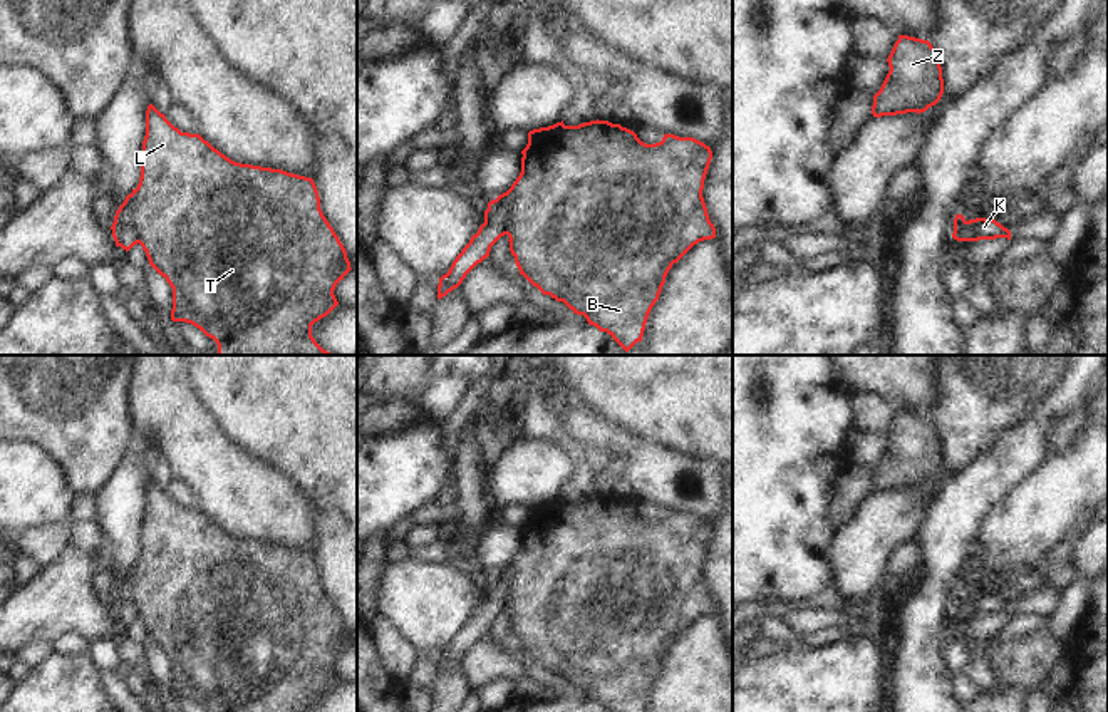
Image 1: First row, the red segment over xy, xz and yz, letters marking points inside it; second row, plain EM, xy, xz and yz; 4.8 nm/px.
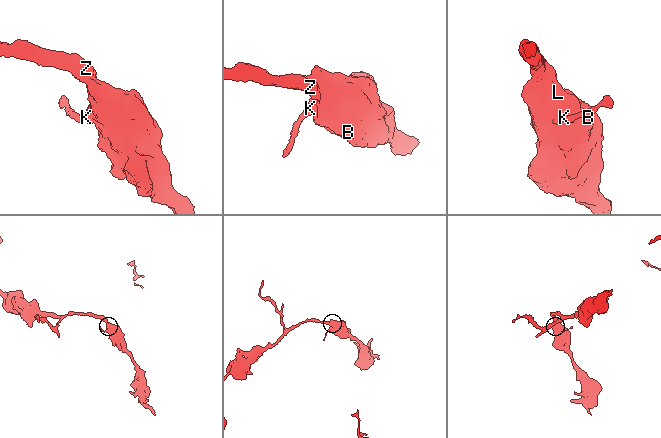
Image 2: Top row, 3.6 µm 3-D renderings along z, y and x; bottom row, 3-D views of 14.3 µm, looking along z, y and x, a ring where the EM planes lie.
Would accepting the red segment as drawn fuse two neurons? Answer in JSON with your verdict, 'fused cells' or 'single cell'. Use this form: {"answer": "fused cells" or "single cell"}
{"answer": "fused cells"}

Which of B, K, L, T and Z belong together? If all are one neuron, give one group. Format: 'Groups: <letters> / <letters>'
Groups: B L T Z / K

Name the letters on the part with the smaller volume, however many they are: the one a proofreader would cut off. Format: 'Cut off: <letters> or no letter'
Cut off: K

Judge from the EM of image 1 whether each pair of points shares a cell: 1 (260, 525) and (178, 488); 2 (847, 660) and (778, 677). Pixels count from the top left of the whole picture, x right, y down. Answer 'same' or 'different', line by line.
1: different
2: same

